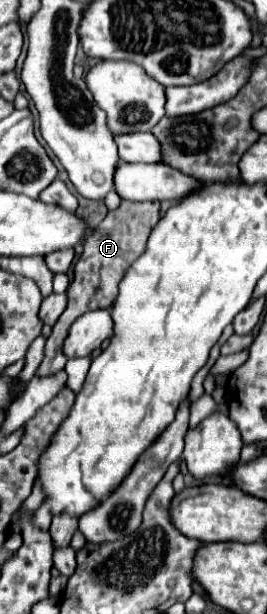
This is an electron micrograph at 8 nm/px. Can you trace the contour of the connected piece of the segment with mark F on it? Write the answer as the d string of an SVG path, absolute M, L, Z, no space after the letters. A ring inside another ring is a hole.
M123 200L121 206L115 212L109 212L105 220L95 228L95 232L87 238L85 250L75 264L75 278L67 290L69 304L67 310L59 316L57 324L53 326L51 336L47 338L45 344L45 356L43 362L39 364L35 376L53 376L59 370L65 368L65 354L63 354L63 340L67 338L69 326L85 312L89 310L99 310L99 308L111 308L115 298L117 298L117 286L127 272L127 268L143 254L149 232L153 226L159 222L159 202L129 202Z

